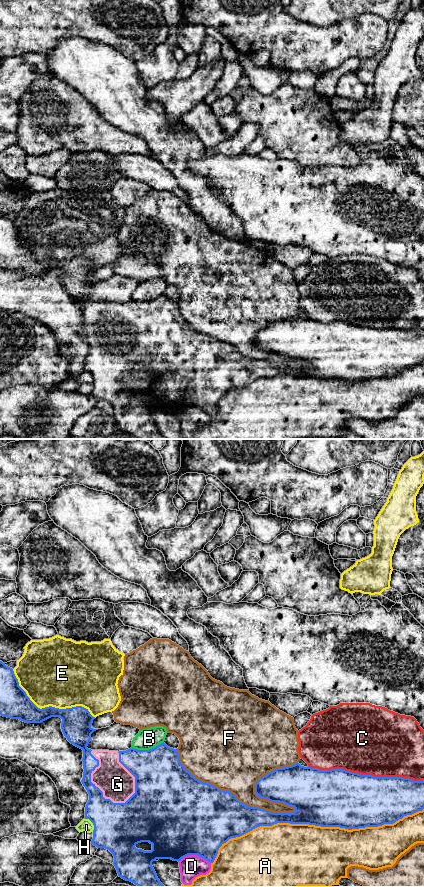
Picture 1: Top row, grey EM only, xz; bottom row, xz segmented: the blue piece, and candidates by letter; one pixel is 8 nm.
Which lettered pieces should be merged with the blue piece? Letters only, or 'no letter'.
G

